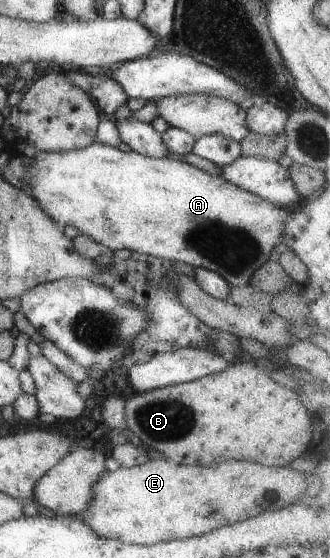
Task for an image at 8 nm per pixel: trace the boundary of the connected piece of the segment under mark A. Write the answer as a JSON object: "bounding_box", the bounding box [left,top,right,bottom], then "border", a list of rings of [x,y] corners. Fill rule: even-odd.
{"bounding_box":[29,141,294,286],"border":[[[94,141],[86,148],[64,151],[63,153],[54,151],[30,151],[30,158],[32,159],[31,174],[29,175],[29,185],[31,188],[31,197],[34,197],[38,204],[50,215],[50,218],[57,222],[57,225],[64,229],[65,226],[75,226],[80,235],[86,235],[93,238],[96,242],[102,243],[107,251],[126,248],[133,253],[142,253],[150,256],[155,256],[169,261],[184,262],[190,264],[195,269],[205,268],[206,270],[218,273],[228,284],[232,286],[246,286],[253,274],[266,261],[270,260],[270,256],[274,246],[278,246],[283,242],[283,235],[285,234],[285,224],[293,217],[294,212],[291,206],[279,205],[272,201],[266,200],[253,192],[248,192],[231,182],[228,182],[222,175],[212,175],[198,167],[183,162],[172,154],[168,157],[153,159],[152,157],[142,156],[134,151],[122,152],[116,147],[110,145],[103,145]]]}

